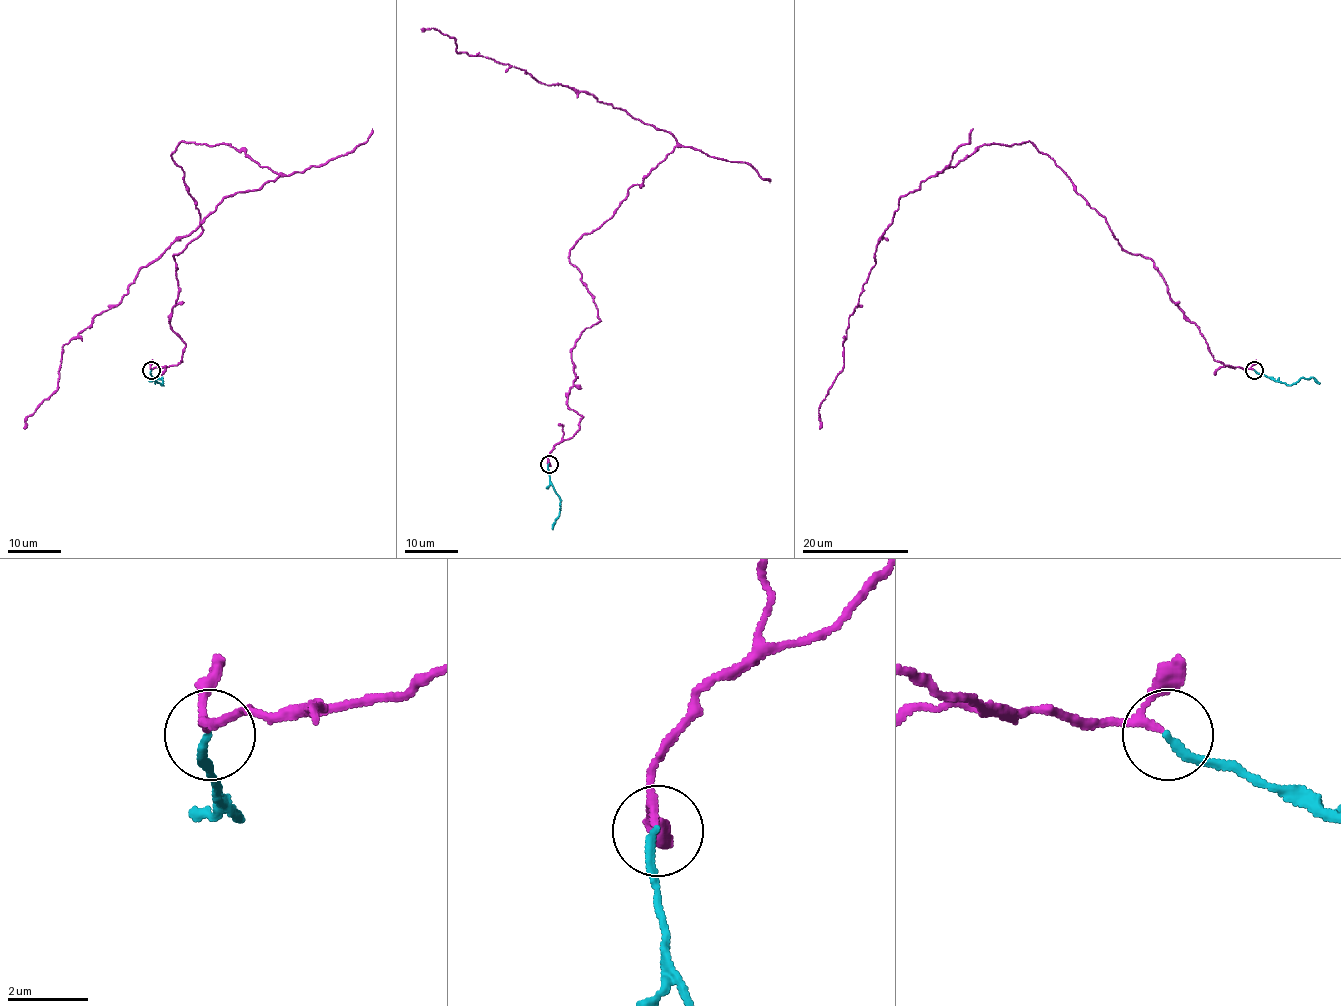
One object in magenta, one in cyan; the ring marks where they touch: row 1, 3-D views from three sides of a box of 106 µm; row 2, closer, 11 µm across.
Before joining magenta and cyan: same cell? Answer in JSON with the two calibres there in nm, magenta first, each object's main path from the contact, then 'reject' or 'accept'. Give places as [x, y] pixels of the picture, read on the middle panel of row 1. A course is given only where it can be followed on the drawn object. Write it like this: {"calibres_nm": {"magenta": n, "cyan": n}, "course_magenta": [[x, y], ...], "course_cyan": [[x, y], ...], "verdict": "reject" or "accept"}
{"calibres_nm": {"magenta": 160, "cyan": 200}, "course_magenta": [[548, 463], [583, 418], [567, 404], [571, 358], [600, 320], [570, 250], [676, 139], [420, 29]], "course_cyan": [[548, 464], [550, 483], [560, 500], [559, 516], [552, 529]], "verdict": "accept"}

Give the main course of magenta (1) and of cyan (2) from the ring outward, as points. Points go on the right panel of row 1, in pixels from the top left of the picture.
1: (1253, 370), (1216, 360), (1154, 262), (1124, 250), (1052, 159), (1031, 142), (988, 143), (901, 197), (819, 428)
2: (1255, 370), (1291, 384), (1301, 378), (1315, 378), (1320, 383)

